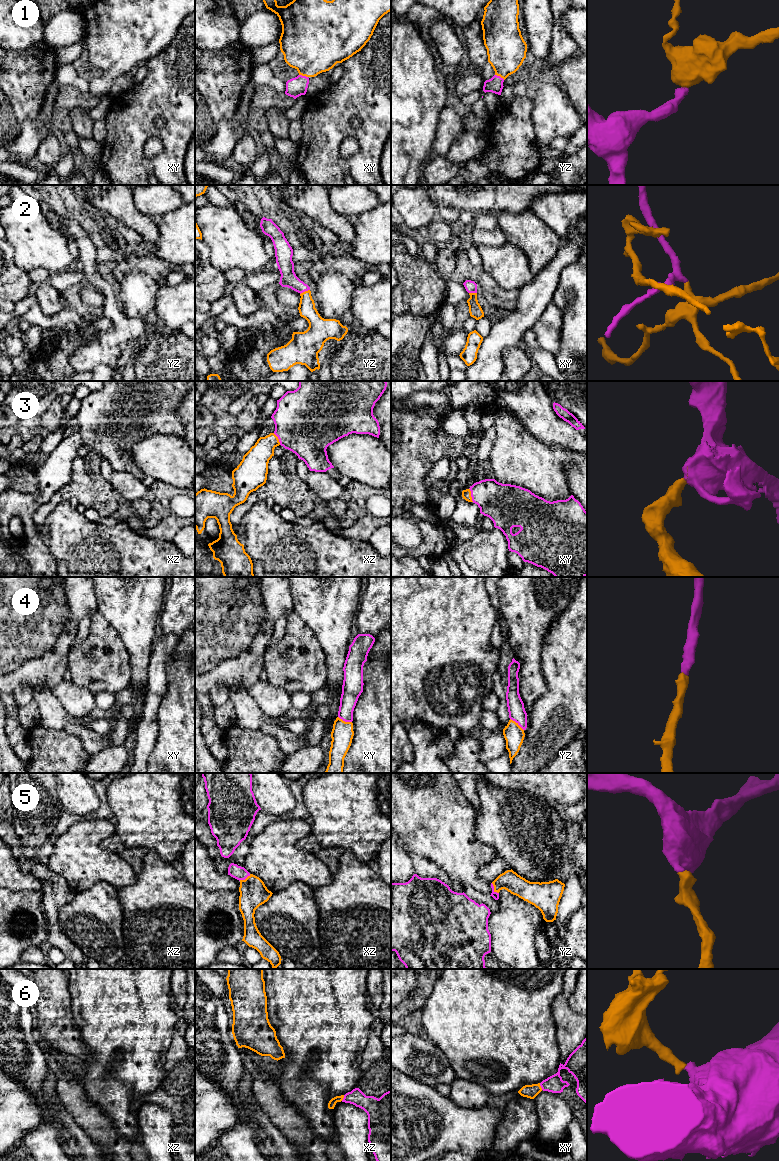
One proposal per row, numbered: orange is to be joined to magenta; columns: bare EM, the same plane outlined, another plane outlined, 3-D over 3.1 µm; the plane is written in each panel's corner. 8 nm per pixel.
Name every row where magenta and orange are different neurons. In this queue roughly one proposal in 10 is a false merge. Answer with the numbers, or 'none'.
none

